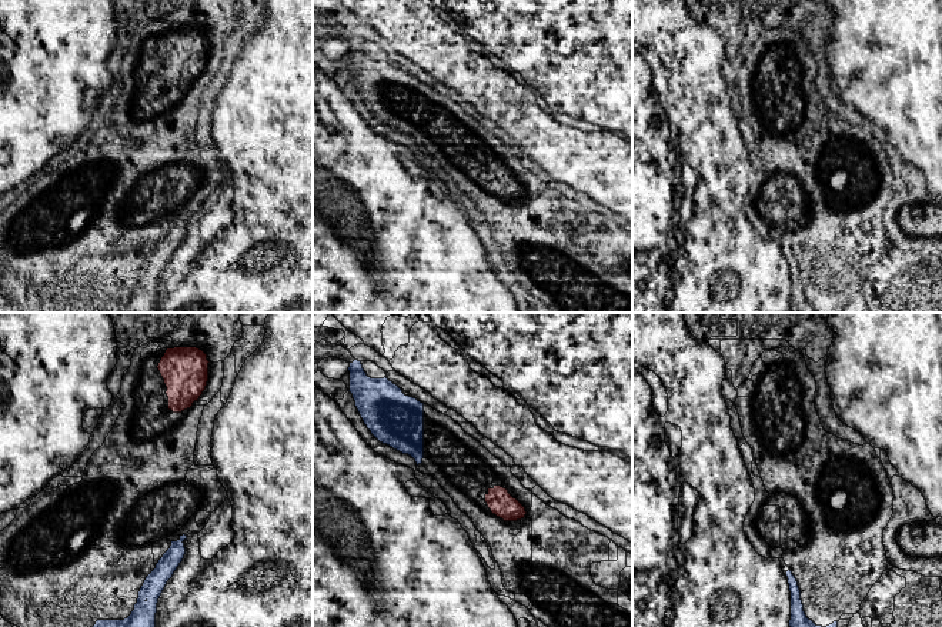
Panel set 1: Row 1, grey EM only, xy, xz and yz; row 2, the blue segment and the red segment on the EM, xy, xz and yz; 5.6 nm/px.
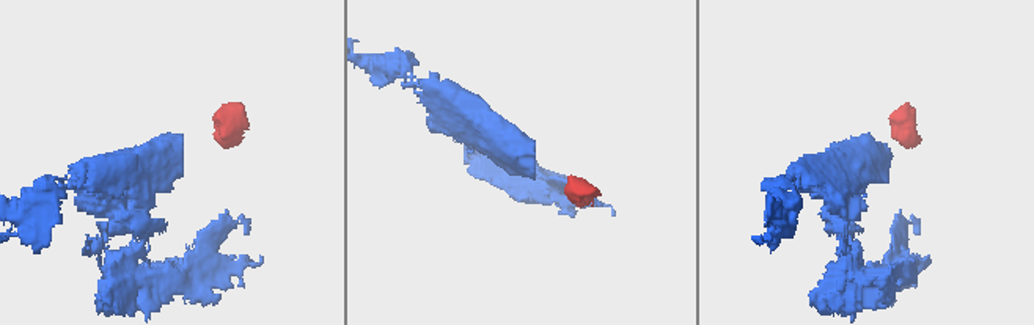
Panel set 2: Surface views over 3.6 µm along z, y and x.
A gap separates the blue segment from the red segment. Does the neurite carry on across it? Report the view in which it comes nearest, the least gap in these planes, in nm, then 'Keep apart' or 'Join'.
Closest in xz. Distance 400 nm. Join

